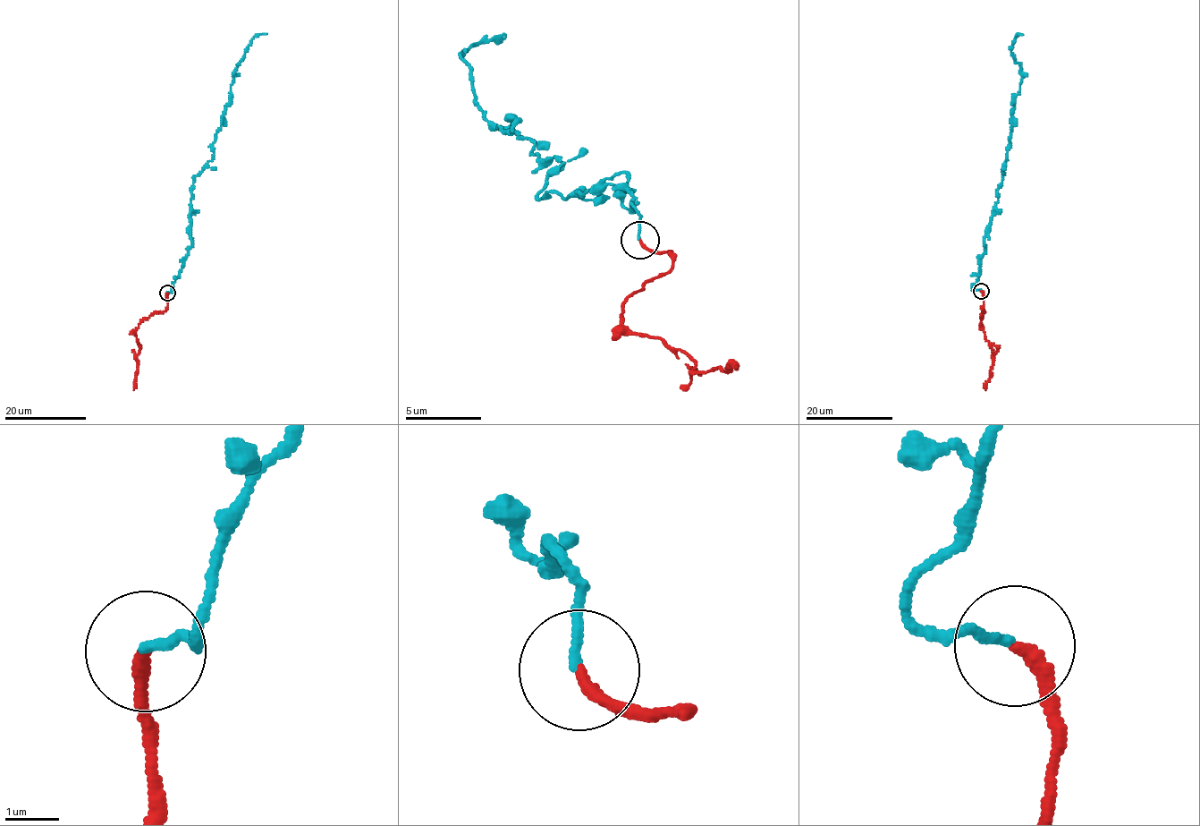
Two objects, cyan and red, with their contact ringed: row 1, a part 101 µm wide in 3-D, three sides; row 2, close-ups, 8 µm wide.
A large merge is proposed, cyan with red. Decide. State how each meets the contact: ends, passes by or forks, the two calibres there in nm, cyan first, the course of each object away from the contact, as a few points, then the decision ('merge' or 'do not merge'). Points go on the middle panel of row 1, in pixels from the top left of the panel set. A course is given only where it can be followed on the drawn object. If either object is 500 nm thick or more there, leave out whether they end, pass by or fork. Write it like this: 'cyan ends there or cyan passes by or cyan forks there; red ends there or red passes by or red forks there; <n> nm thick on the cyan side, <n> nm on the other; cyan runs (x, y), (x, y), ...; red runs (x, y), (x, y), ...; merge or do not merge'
cyan ends there; red ends there; 180 nm thick on the cyan side, 240 nm on the other; cyan runs (641, 239), (626, 173), (538, 198), (560, 157), (528, 152), (515, 120), (482, 120), (457, 55), (506, 35); red runs (641, 239), (673, 259), (669, 272), (626, 297), (623, 328), (691, 358), (691, 372), (736, 367); merge

